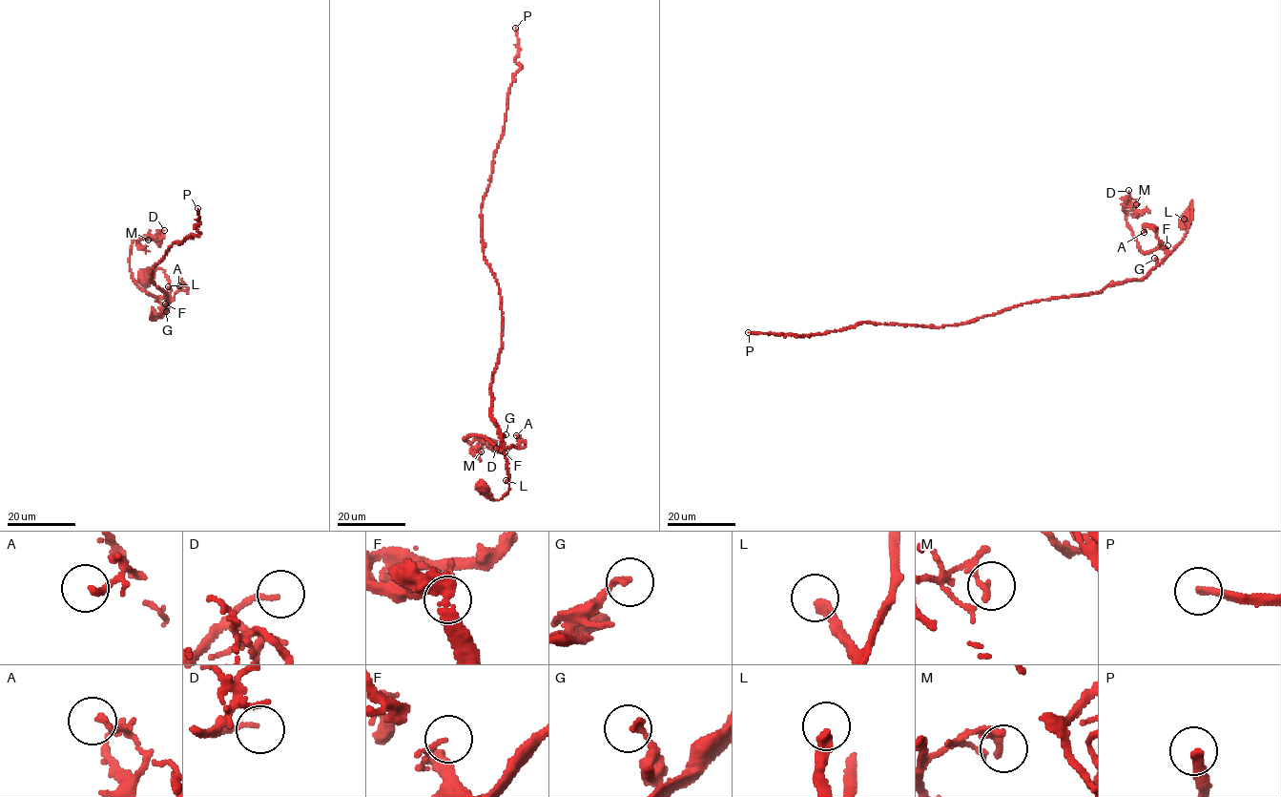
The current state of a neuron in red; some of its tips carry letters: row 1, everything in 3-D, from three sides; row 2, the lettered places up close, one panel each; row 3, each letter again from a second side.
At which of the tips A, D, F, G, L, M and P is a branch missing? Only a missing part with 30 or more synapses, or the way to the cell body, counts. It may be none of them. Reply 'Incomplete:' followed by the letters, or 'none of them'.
Incomplete: L, P

